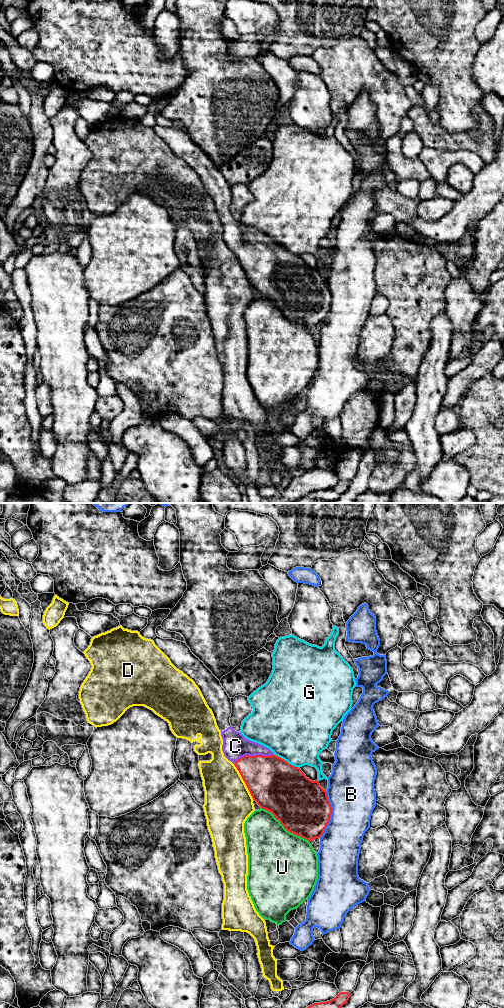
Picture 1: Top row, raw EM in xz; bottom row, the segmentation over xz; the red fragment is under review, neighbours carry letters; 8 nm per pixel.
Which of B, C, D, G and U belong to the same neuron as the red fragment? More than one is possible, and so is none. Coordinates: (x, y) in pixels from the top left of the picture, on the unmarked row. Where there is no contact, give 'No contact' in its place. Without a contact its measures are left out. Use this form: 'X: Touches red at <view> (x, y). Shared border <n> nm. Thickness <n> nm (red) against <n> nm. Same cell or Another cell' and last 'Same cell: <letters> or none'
B: Touches red at xz (331, 301). Shared border 380 nm. Thickness 440 nm (red) against 380 nm. Another cell
C: Touches red at xz (253, 244). Shared border 340 nm. Thickness 400 nm (red) against 200 nm. Same cell
D: Touches red at xz (244, 269). Shared border 340 nm. Thickness 400 nm (red) against 380 nm. Another cell
G: Touches red at xz (286, 249). Shared border 240 nm. Thickness 420 nm (red) against 480 nm. Another cell
U: Touches red at xz (285, 316). Shared border 480 nm. Thickness 440 nm (red) against 460 nm. Another cell
Same cell: C

